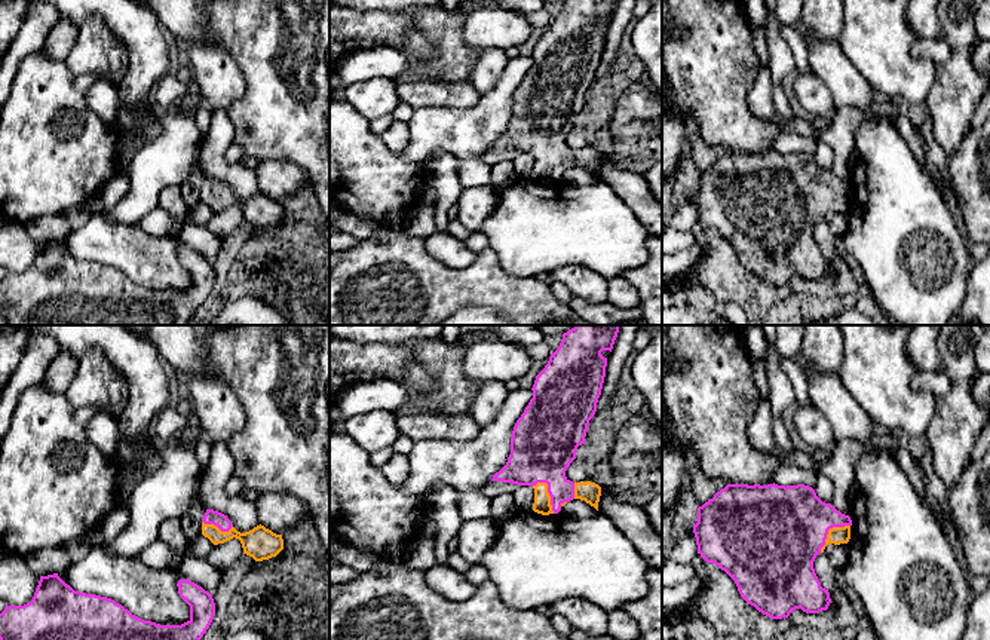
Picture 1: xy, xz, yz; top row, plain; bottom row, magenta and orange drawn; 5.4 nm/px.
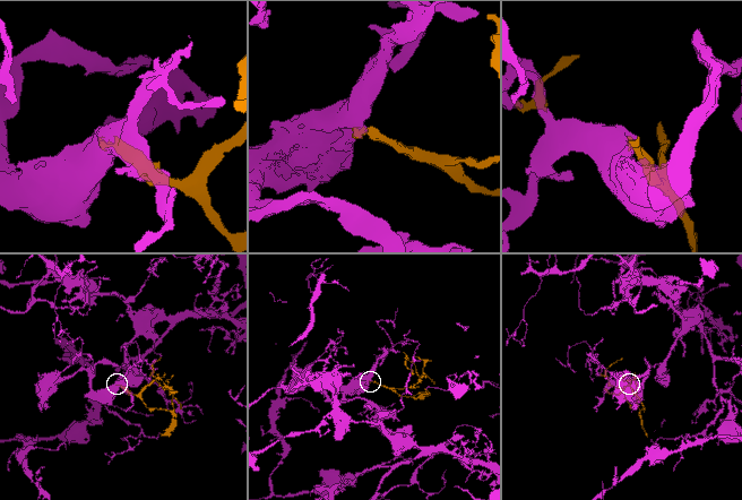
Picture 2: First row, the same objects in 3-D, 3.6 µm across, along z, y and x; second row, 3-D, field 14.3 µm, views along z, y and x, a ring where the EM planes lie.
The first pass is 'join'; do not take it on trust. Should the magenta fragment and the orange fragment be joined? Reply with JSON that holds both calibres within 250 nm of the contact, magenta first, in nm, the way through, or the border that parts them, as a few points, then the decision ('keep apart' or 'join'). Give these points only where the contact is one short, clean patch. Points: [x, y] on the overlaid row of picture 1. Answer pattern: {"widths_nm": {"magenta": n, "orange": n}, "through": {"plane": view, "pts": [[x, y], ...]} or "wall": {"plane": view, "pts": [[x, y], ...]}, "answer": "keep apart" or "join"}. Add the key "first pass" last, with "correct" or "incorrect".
{"widths_nm": {"magenta": 340, "orange": 100}, "through": {"plane": "xz", "pts": [[541, 450], [549, 495], [542, 505]]}, "answer": "join", "first pass": "correct"}

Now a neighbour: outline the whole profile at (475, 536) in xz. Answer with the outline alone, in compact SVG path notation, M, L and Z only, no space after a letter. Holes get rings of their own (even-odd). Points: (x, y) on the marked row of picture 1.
M493 518L463 520L457 532L457 551L472 566L481 564L482 555L494 543L499 533Z

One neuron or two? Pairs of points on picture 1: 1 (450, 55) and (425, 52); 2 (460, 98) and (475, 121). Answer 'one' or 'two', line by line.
1: two
2: two

